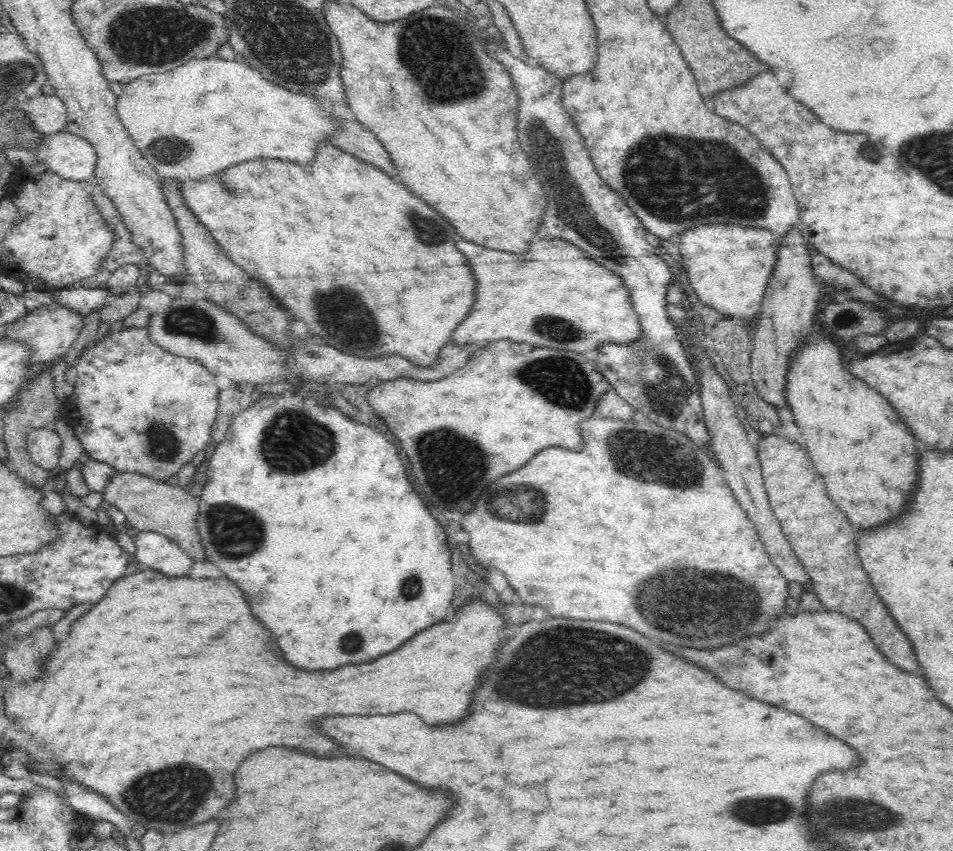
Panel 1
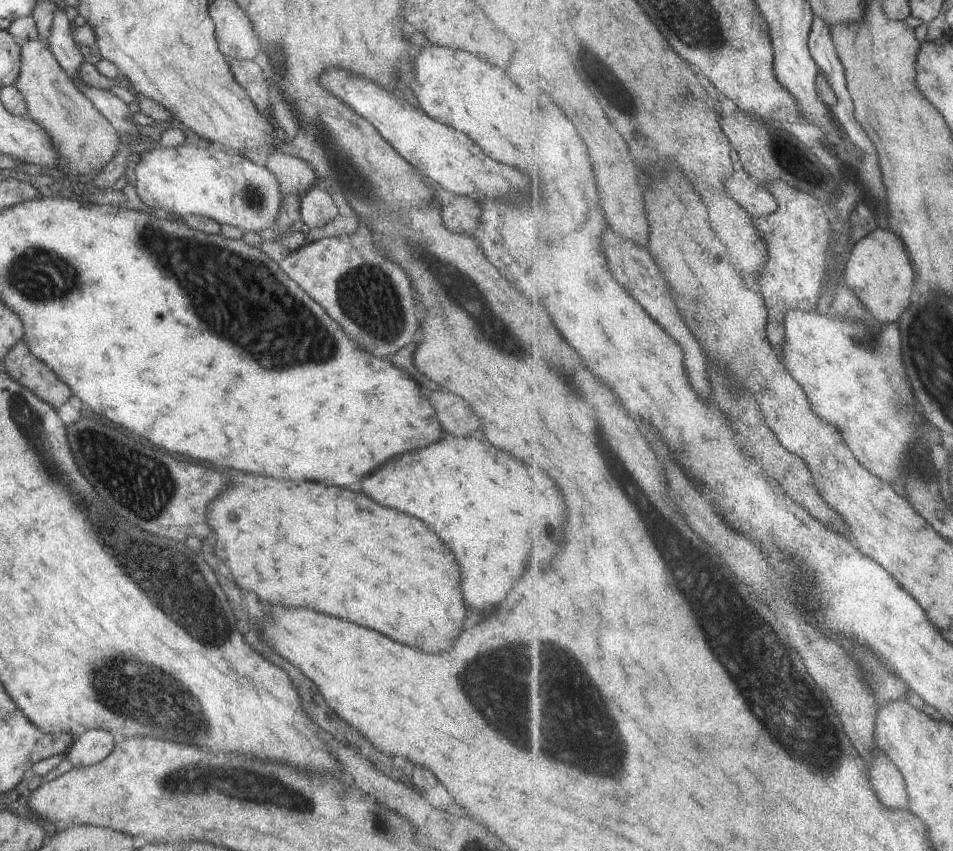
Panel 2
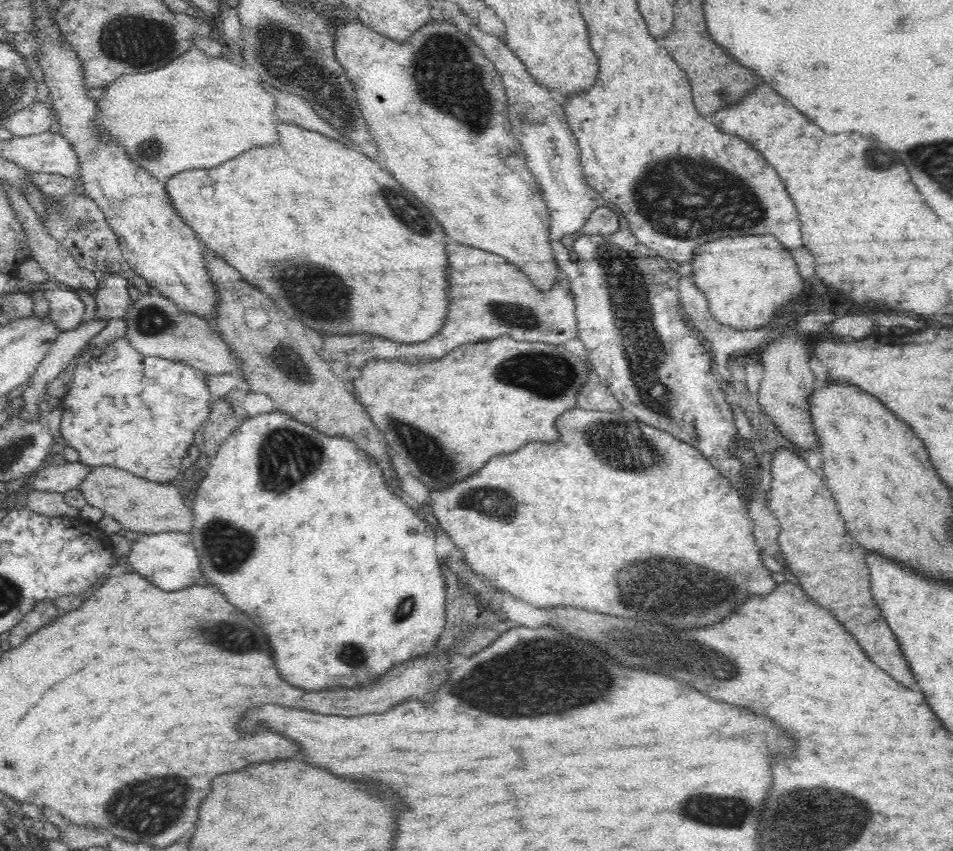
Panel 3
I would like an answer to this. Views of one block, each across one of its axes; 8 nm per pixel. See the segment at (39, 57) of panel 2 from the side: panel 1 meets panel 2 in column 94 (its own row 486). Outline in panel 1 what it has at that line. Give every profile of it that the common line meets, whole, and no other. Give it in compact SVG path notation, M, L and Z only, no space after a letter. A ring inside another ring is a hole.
M117 472L110 484L102 492L102 500L120 509L127 522L140 532L156 532L167 536L195 562L206 562L206 551L202 545L197 527L199 497L193 497L178 485L168 485L163 481L136 472Z

